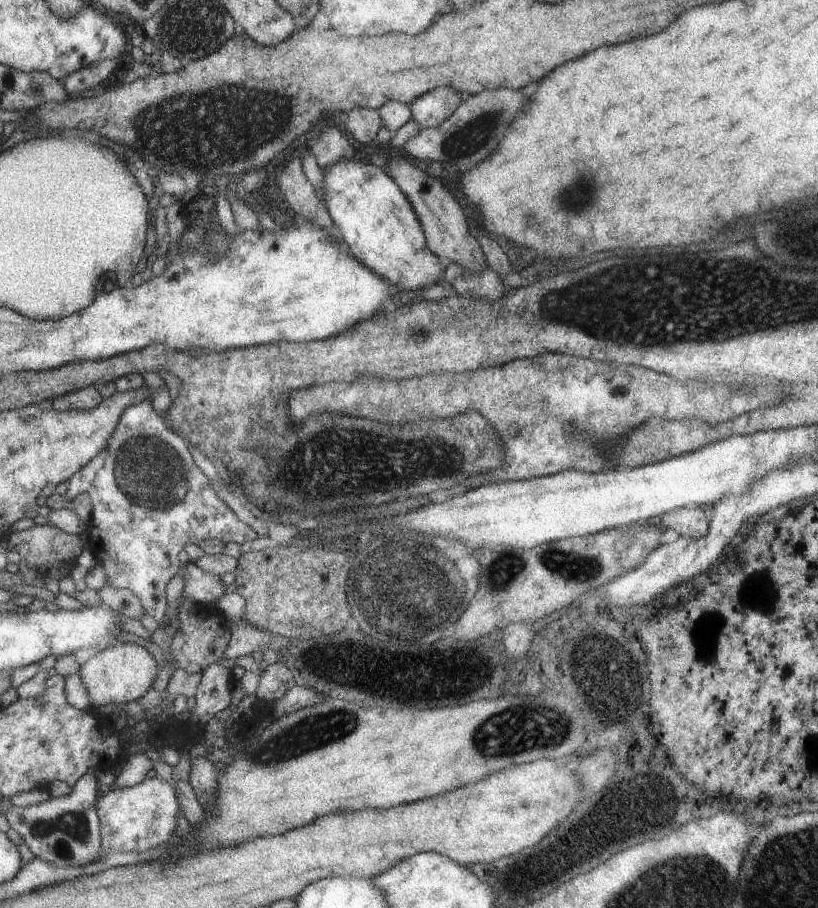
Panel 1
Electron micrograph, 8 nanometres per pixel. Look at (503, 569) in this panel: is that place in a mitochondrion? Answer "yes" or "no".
yes

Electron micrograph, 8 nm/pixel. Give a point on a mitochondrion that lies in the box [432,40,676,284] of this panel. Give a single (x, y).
(475, 133)

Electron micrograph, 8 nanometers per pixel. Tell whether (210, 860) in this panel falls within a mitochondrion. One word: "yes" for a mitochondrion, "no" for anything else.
no

